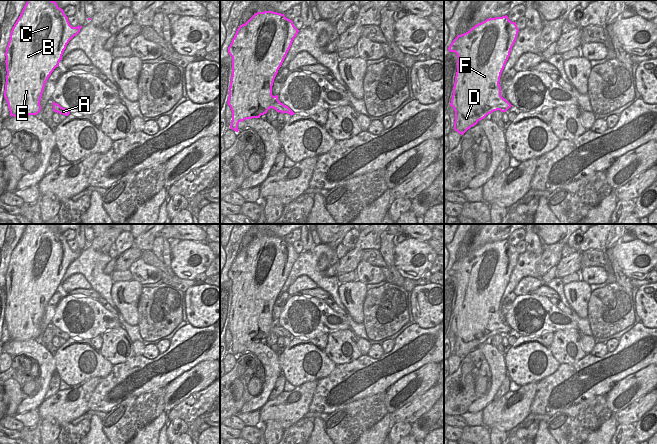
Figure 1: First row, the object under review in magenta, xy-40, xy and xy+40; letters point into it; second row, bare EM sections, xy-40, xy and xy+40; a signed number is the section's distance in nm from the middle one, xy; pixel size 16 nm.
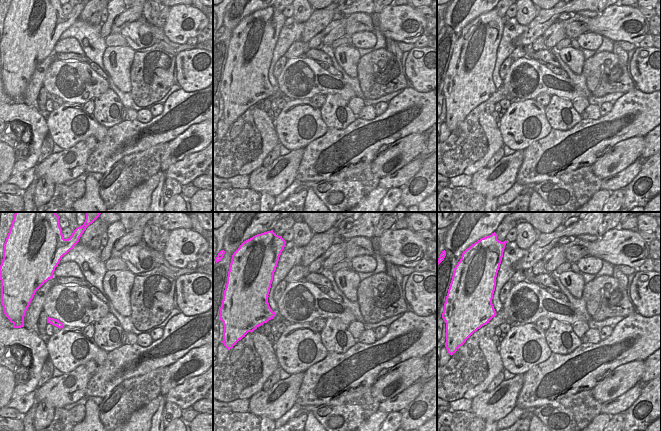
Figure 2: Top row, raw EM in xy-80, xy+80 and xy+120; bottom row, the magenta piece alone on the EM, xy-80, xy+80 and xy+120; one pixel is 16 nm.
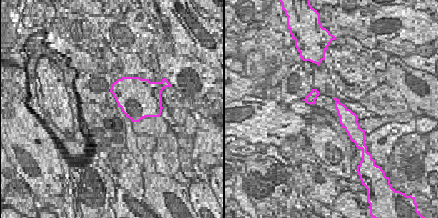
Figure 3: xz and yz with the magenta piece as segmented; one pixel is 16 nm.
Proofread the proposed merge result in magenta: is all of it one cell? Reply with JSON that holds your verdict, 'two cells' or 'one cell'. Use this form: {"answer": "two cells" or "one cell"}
{"answer": "one cell"}

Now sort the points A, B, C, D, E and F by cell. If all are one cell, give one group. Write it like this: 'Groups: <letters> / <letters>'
Groups: A B C D E F.

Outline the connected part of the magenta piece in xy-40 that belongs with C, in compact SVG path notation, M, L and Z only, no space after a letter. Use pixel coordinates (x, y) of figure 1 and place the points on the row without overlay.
M27 224L14 248L6 272L6 308L4 321L10 340L26 341L41 335L40 324L49 300L59 286L69 265L82 250L72 251L63 233L53 224Z

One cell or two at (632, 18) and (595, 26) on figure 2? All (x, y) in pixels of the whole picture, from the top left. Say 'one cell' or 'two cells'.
one cell

